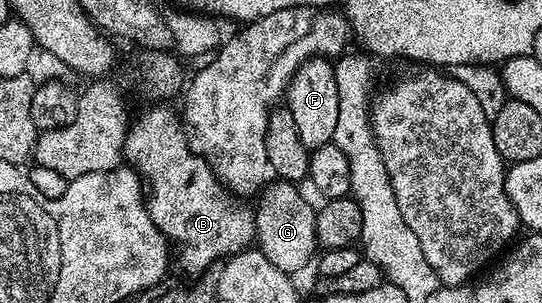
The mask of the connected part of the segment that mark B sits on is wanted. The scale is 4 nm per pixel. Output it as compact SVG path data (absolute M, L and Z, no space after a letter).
M153 107L141 116L136 116L135 125L130 126L125 138L124 162L141 176L147 188L149 219L165 234L170 244L177 243L175 263L190 277L201 276L213 264L220 264L230 255L237 255L254 242L257 216L248 202L242 201L232 191L226 189L209 162L202 155L194 153L189 145L189 137L182 120L169 107Z

